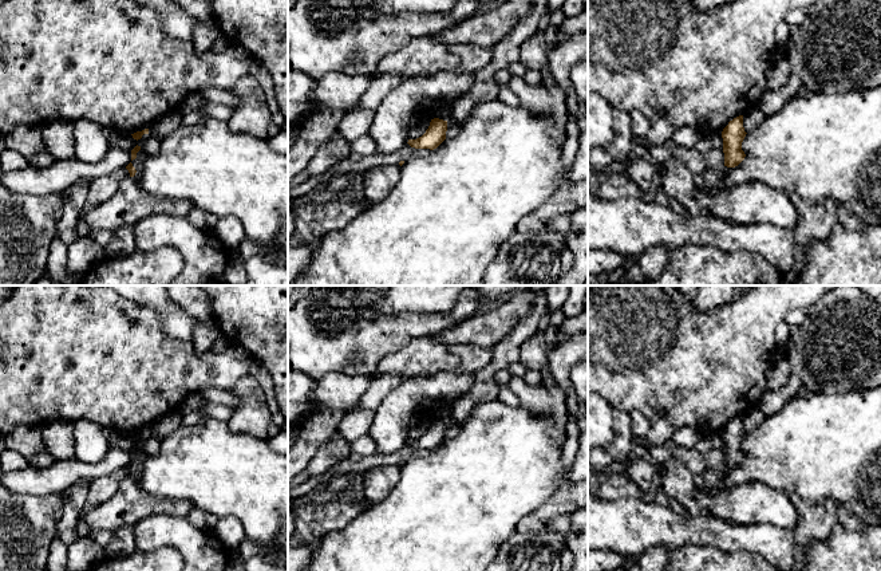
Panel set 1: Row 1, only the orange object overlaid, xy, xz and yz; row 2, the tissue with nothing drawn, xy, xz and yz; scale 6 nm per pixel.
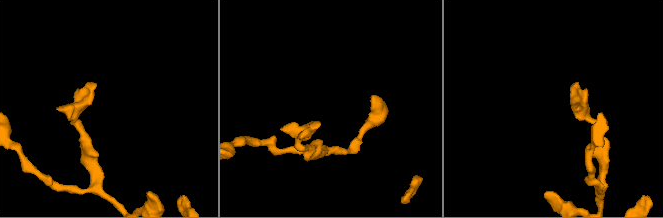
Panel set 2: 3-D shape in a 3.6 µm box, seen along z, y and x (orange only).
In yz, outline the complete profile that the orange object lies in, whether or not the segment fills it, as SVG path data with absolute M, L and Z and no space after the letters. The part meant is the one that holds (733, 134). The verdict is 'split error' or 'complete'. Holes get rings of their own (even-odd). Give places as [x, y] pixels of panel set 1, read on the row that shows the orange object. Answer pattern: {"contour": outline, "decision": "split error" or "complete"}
{"contour": "M739 115L728 122L728 125L722 131L723 138L723 153L724 153L724 166L735 168L746 157L742 150L742 142L746 137L743 127L743 115Z", "decision": "complete"}

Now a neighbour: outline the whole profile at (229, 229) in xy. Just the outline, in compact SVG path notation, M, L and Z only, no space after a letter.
M225 216L218 218L214 233L229 249L237 249L241 241L245 239L245 231L241 221L233 216Z

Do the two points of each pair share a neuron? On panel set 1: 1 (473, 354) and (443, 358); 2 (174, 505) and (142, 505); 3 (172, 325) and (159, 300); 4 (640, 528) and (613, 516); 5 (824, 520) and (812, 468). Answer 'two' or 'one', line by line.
1: two
2: one
3: one
4: one
5: two

